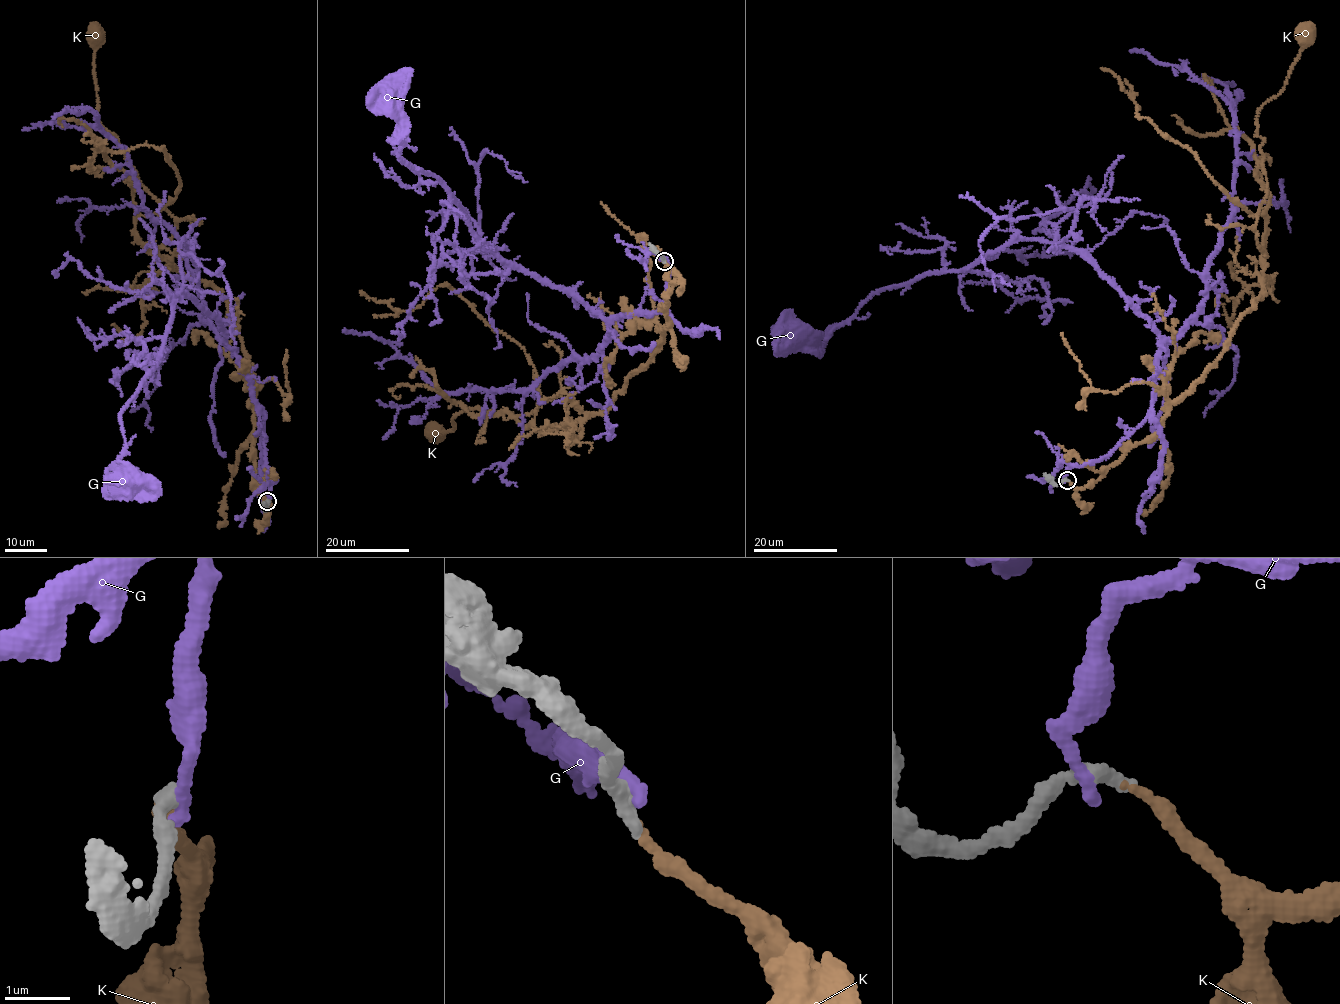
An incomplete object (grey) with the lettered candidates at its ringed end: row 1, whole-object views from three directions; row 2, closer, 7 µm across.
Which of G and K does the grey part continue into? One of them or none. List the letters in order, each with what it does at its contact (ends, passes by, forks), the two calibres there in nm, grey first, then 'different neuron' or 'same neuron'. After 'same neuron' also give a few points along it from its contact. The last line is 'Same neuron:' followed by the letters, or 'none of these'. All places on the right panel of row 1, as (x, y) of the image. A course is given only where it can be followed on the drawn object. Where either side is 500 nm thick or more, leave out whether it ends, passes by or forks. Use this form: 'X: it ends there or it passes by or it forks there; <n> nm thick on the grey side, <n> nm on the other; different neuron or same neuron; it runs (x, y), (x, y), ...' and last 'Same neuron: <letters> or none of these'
G: it ends there; 320 nm thick on the grey side, 240 nm on the other; different neuron
K: it ends there; 260 nm thick on the grey side, 180 nm on the other; same neuron; it runs (1067, 481), (1093, 484), (1157, 431), (1261, 296), (1265, 254), (1255, 225), (1266, 184), (1254, 122), (1306, 36)
Same neuron: K

